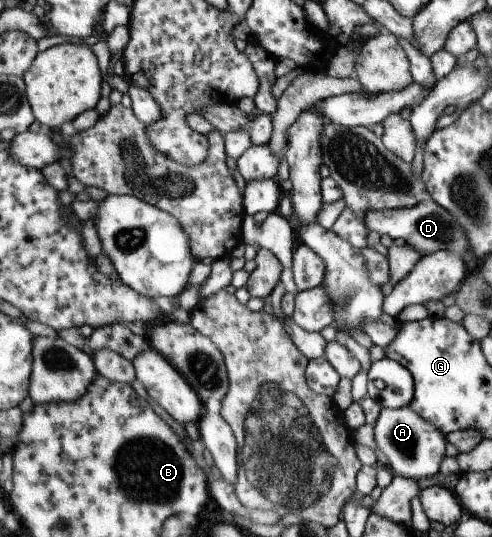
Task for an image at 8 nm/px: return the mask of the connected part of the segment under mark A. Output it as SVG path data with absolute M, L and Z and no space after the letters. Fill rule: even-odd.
M408 406L399 408L379 408L376 423L371 425L374 443L380 453L388 459L386 468L392 476L408 479L426 479L438 472L438 465L444 454L446 439L429 421L418 417Z

